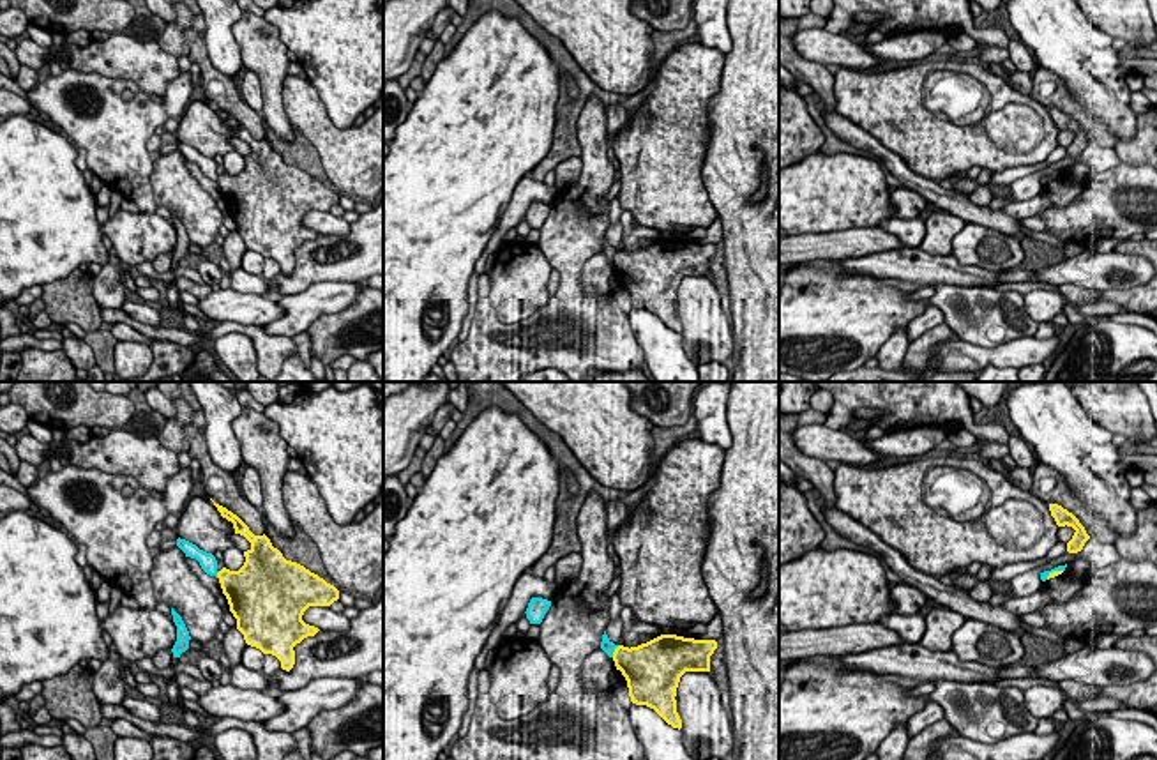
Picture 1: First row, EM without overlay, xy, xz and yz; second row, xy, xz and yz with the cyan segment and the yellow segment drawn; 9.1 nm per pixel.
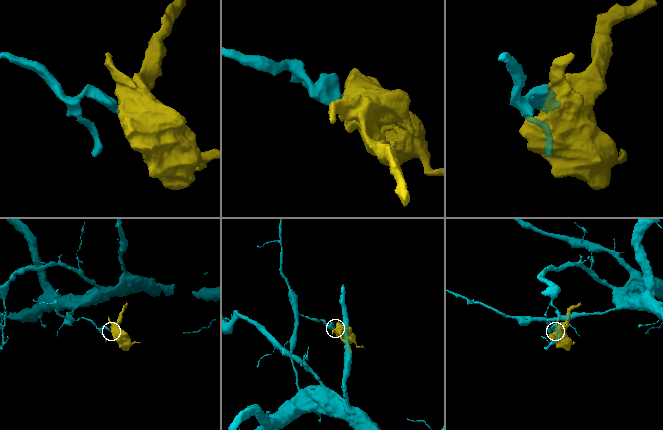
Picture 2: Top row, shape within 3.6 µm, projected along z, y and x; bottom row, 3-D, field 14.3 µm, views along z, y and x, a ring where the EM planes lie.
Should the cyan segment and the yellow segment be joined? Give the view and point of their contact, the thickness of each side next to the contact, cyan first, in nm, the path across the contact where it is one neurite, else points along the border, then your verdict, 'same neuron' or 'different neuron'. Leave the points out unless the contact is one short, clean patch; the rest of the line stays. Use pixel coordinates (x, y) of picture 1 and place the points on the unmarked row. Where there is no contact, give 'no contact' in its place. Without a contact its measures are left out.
contact xz (613, 255); calibres 120 and 320 nm; border xz (619, 250), (612, 260); different neuron

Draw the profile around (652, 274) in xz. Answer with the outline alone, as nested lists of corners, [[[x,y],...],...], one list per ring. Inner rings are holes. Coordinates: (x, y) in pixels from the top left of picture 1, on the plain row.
[[[661,239],[638,251],[618,249],[613,265],[627,285],[631,306],[654,313],[668,329],[680,334],[675,304],[680,281],[685,276],[710,276],[715,253],[715,244]]]

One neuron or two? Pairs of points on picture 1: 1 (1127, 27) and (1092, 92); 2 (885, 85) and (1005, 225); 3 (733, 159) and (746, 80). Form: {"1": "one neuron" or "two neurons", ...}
{"1": "two neurons", "2": "two neurons", "3": "one neuron"}

